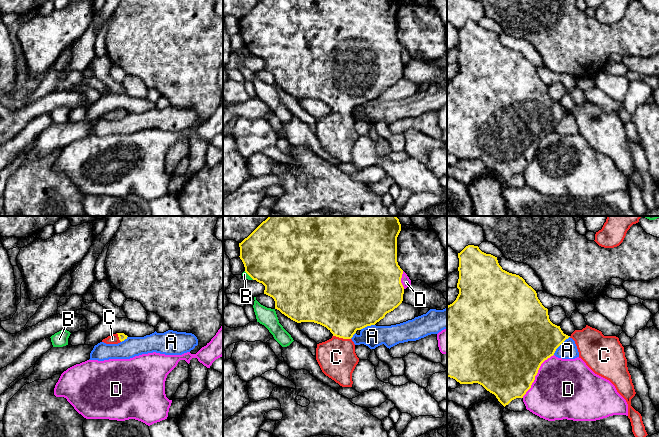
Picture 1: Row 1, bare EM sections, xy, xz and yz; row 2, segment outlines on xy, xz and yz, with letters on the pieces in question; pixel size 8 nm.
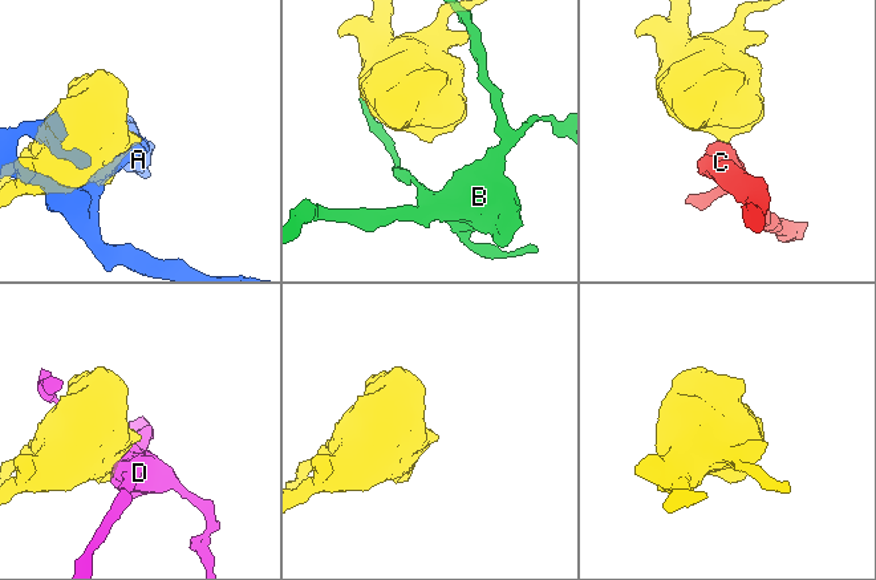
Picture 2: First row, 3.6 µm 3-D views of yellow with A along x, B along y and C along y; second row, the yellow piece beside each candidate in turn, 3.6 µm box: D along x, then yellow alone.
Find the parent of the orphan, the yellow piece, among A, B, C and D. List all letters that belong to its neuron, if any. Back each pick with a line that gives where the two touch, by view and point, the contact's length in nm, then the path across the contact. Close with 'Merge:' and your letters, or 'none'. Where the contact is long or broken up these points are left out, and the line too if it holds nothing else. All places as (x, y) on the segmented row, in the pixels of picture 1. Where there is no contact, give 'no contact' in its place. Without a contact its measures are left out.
C: meets yellow in xz at (342, 337); contact 150 nm long; runs through xz (343, 306), (342, 337), (340, 350), (336, 357)
Merge: C

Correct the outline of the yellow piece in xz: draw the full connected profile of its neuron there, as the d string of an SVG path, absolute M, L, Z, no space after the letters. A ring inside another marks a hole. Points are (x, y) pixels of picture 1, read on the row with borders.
M268 216L268 218L263 221L247 238L245 238L241 243L239 243L240 247L240 259L242 260L245 272L253 279L259 283L262 283L265 286L264 294L272 297L275 301L275 309L279 310L282 314L290 318L291 320L301 323L301 322L314 322L326 327L332 334L332 338L317 344L316 348L316 360L322 370L322 372L338 383L342 387L352 387L352 373L359 362L359 358L355 353L355 344L352 341L353 335L357 330L361 330L367 326L375 325L381 319L385 317L385 315L395 308L397 308L403 301L404 287L401 283L401 278L403 274L403 270L400 268L397 262L397 237L401 231L401 224L399 219L396 216Z

